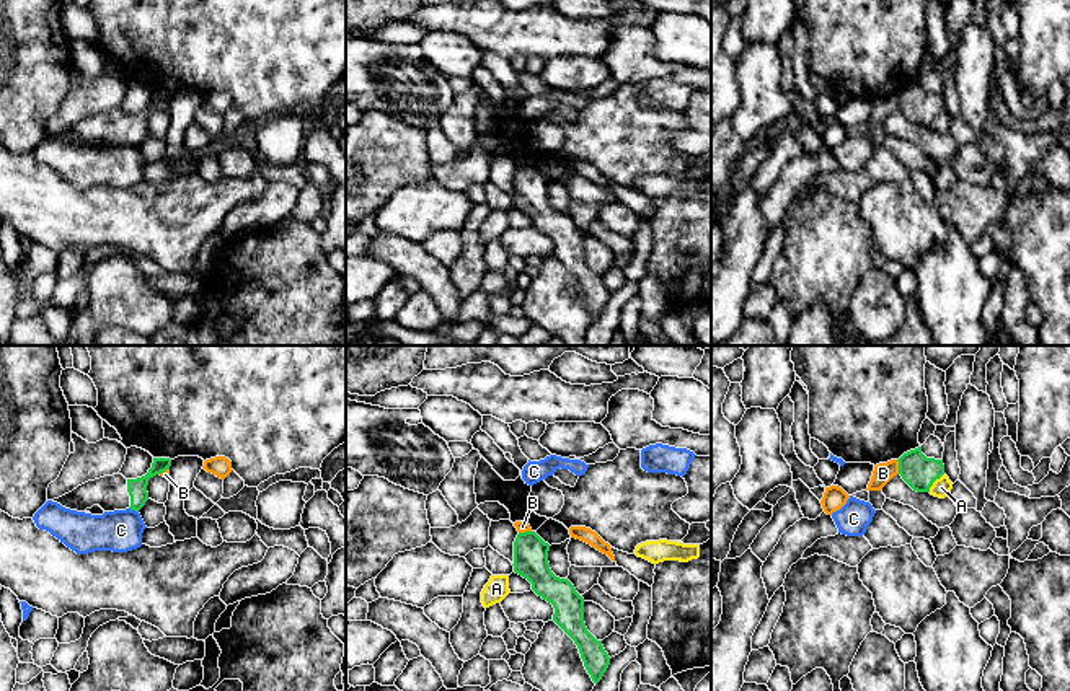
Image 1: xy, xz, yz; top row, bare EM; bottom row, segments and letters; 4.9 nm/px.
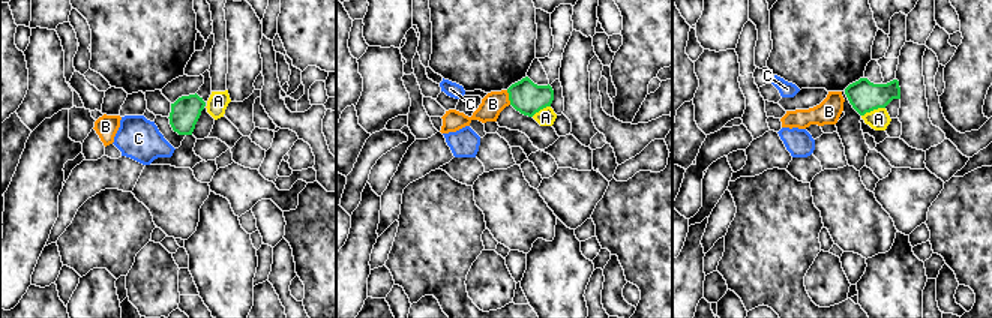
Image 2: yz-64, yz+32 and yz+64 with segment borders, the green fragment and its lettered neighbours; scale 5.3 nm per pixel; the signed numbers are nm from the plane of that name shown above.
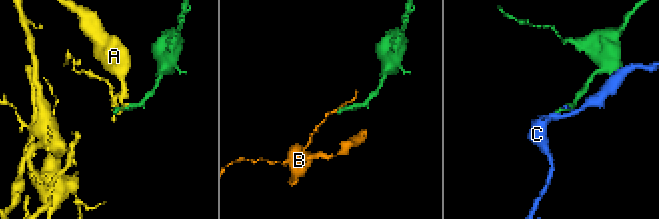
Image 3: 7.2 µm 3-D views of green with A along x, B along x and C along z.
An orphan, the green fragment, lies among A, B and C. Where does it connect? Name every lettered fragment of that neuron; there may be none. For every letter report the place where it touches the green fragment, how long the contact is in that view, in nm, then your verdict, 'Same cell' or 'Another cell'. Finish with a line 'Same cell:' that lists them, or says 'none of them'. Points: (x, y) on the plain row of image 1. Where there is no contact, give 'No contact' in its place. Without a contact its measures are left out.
A: Touches green at yz (933, 116). Shared border 120 nm. Another cell
B: Touches green at yz (899, 101). Shared border 70 nm. Another cell
C: Touches green at xy (134, 144). Shared border 50 nm. Another cell
Same cell: none of them

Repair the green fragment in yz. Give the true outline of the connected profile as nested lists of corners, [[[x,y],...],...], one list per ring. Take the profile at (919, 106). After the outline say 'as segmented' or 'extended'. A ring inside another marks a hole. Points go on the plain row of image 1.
[[[922,81],[904,88],[897,96],[899,109],[917,127],[930,127],[933,117],[944,109],[943,95],[926,93]]]; as segmented

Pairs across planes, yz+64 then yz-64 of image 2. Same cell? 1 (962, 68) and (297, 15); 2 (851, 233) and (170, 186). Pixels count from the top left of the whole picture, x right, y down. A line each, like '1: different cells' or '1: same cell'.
1: same cell
2: same cell

